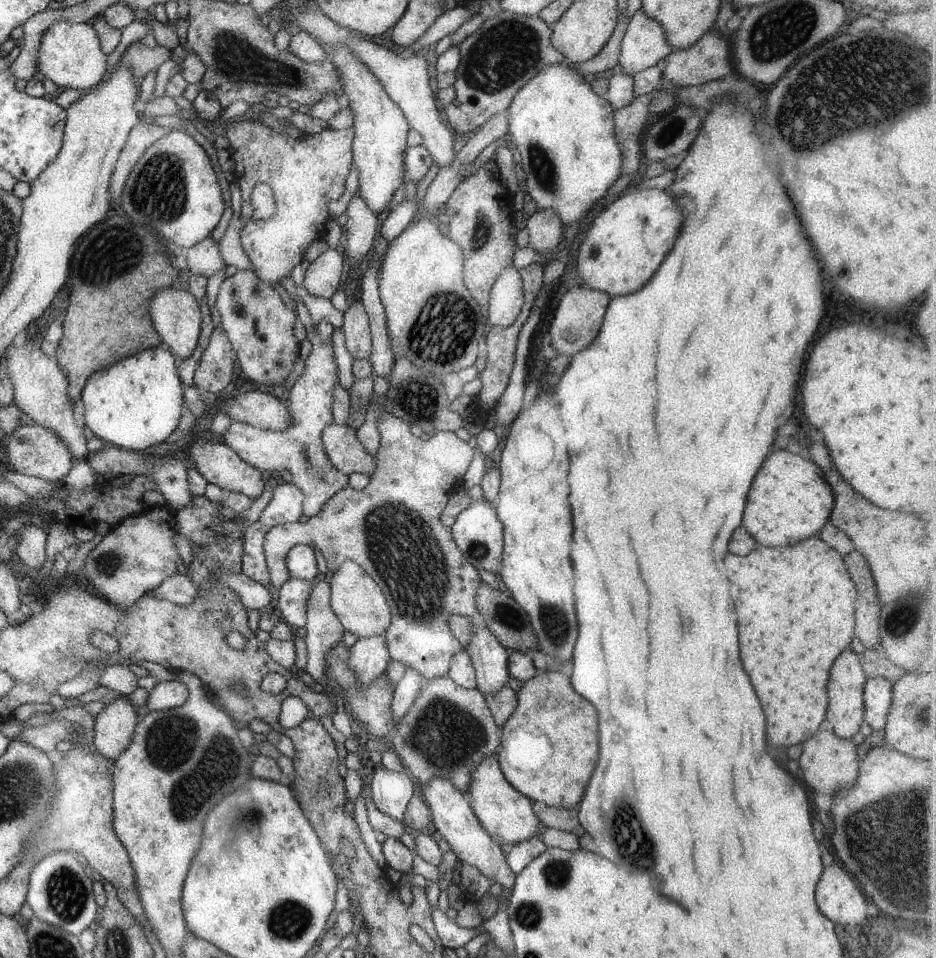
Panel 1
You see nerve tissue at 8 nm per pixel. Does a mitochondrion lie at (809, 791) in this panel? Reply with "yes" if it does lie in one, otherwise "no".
no

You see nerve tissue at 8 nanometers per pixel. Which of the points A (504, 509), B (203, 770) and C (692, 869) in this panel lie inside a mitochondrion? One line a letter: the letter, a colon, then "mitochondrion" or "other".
A: other
B: mitochondrion
C: other

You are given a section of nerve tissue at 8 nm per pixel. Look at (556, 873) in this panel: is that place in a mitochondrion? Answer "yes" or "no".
yes

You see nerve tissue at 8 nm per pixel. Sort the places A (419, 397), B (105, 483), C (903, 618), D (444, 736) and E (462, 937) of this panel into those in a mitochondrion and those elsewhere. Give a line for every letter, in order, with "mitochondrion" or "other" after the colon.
A: mitochondrion
B: other
C: mitochondrion
D: mitochondrion
E: other

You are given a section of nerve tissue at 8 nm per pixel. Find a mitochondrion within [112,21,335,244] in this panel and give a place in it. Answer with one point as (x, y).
(240, 62)

